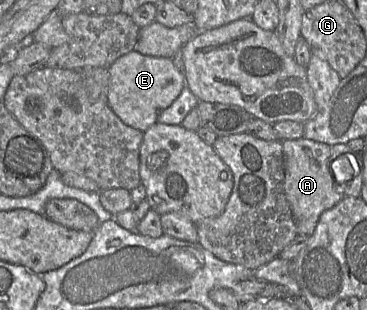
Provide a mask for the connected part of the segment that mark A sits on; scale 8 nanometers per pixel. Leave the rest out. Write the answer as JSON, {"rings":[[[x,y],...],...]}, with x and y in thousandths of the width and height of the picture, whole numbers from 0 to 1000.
{"rings":[[[828,442],[768,455],[774,626],[815,758],[847,761],[872,697],[937,639],[937,629],[916,613],[916,594],[894,535],[902,474]]]}

